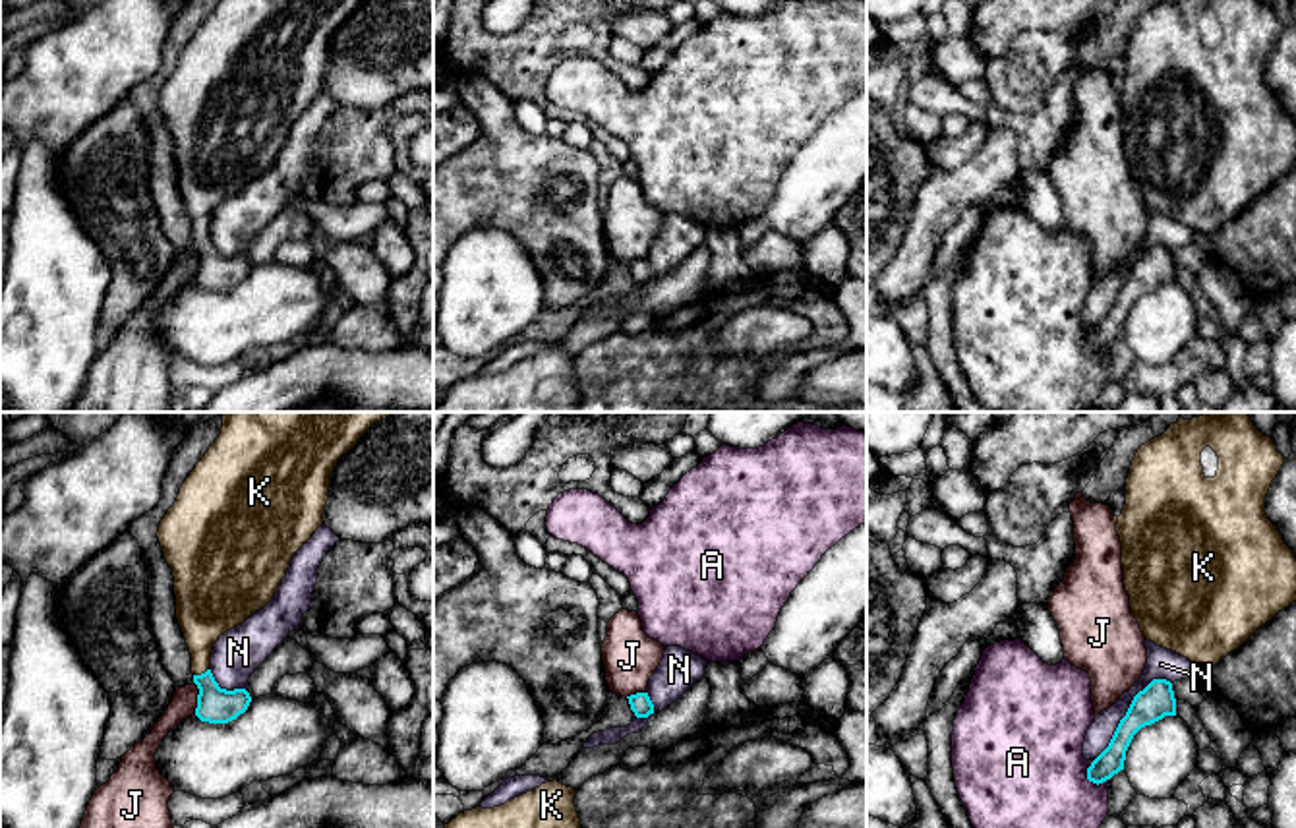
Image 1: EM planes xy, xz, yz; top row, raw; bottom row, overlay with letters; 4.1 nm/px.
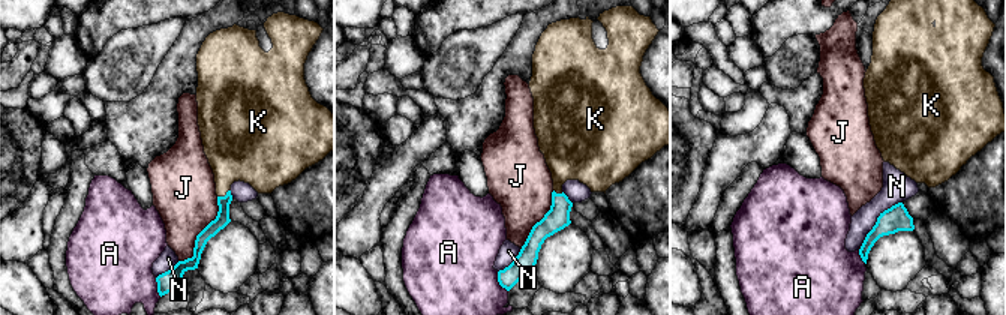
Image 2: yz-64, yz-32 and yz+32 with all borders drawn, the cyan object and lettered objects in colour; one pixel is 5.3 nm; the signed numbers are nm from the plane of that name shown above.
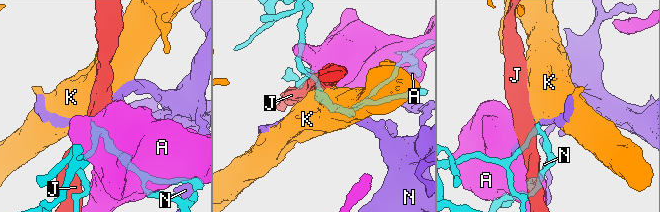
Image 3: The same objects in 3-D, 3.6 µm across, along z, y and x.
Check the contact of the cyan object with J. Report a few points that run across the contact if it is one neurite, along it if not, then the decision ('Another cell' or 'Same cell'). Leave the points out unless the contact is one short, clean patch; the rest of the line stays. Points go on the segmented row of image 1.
Another cell

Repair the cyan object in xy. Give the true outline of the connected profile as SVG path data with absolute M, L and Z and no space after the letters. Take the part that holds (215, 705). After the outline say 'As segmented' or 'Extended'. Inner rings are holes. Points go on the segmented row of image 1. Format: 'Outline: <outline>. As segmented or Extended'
Outline: M224 412L215 443L184 480L174 505L159 524L159 544L172 569L176 619L191 654L193 683L199 689L195 716L228 724L251 702L246 689L221 689L211 673L211 650L221 635L263 609L279 590L296 551L323 524L331 474L342 455L377 422L397 412Z. Extended

